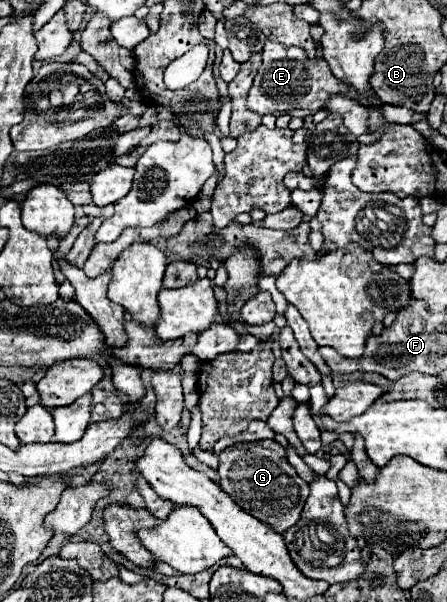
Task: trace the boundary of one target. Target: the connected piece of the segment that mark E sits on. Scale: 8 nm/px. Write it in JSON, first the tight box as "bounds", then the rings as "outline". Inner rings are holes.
{"bounds":[247,41,353,117],"outline":[[[267,41],[261,55],[263,55],[263,65],[255,75],[253,85],[249,89],[249,97],[247,97],[247,107],[259,115],[267,115],[267,113],[279,115],[279,113],[303,111],[303,115],[299,117],[305,117],[307,113],[315,113],[323,109],[325,99],[331,93],[343,93],[343,95],[353,97],[353,89],[349,89],[347,85],[341,85],[341,81],[333,77],[329,65],[325,65],[325,61],[321,59],[319,49],[317,49],[315,63],[309,63],[305,53],[301,53],[301,49],[285,47],[275,41]]]}

